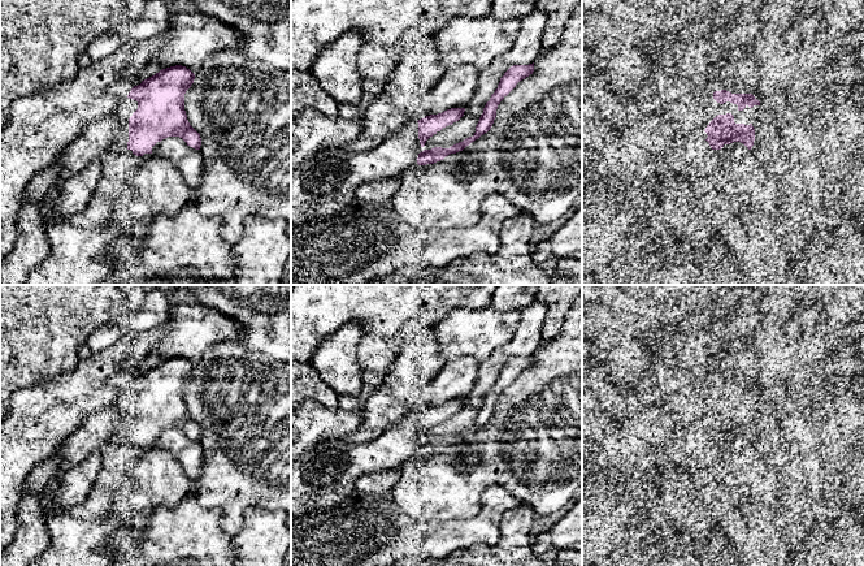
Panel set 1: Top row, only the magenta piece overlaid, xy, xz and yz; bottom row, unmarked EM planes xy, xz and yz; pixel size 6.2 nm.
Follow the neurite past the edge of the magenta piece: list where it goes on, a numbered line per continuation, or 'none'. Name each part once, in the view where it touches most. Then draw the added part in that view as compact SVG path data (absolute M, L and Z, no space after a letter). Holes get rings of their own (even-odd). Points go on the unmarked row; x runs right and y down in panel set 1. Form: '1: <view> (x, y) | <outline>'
1: xy (120, 437) | M121 424L112 435L109 442L116 446L125 446L129 442L127 433L129 433L129 427Z

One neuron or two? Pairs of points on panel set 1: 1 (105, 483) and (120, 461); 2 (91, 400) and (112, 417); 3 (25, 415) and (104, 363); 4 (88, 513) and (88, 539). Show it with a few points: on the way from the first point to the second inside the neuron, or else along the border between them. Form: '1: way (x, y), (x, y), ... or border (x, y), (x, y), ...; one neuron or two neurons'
1: way (111, 478), (116, 466); one neuron
2: border (109, 405), (92, 411), (78, 427); two neurons
3: way (44, 415), (85, 380); one neuron
4: border (109, 509), (96, 519), (81, 519), (59, 513); two neurons

